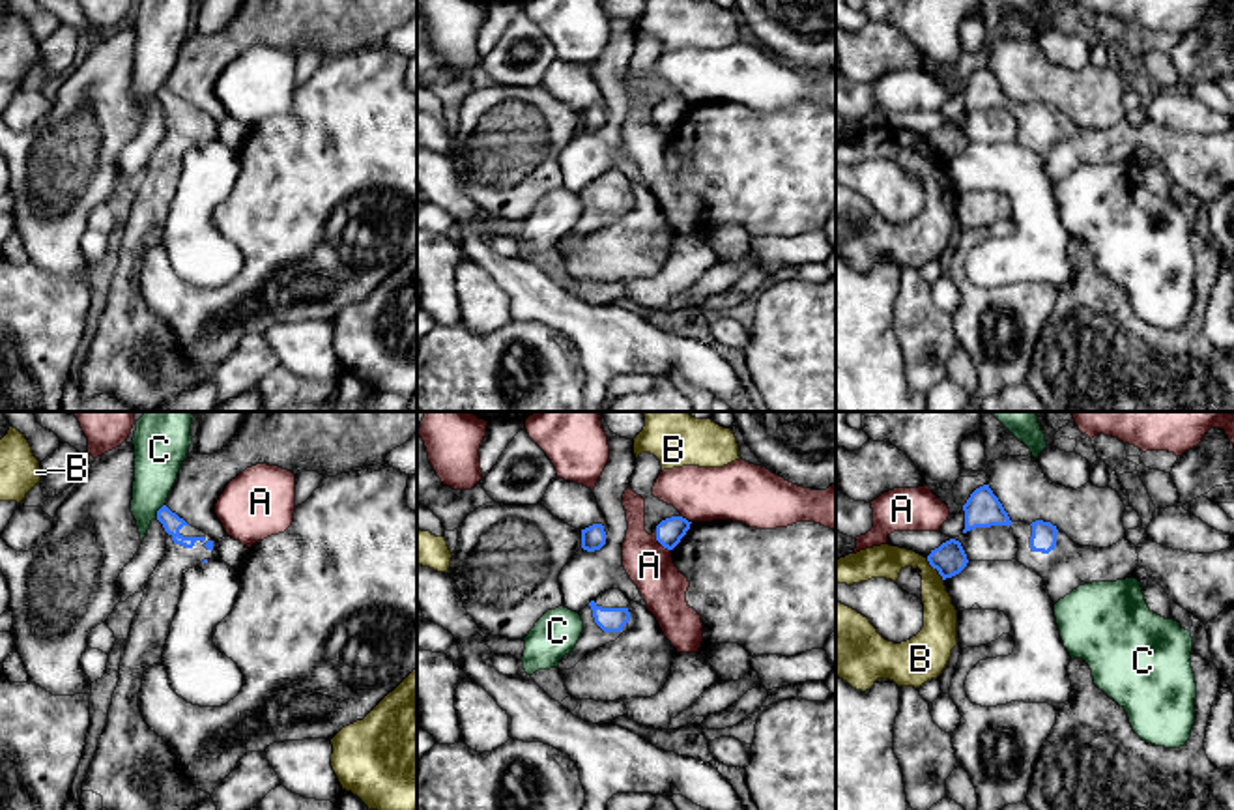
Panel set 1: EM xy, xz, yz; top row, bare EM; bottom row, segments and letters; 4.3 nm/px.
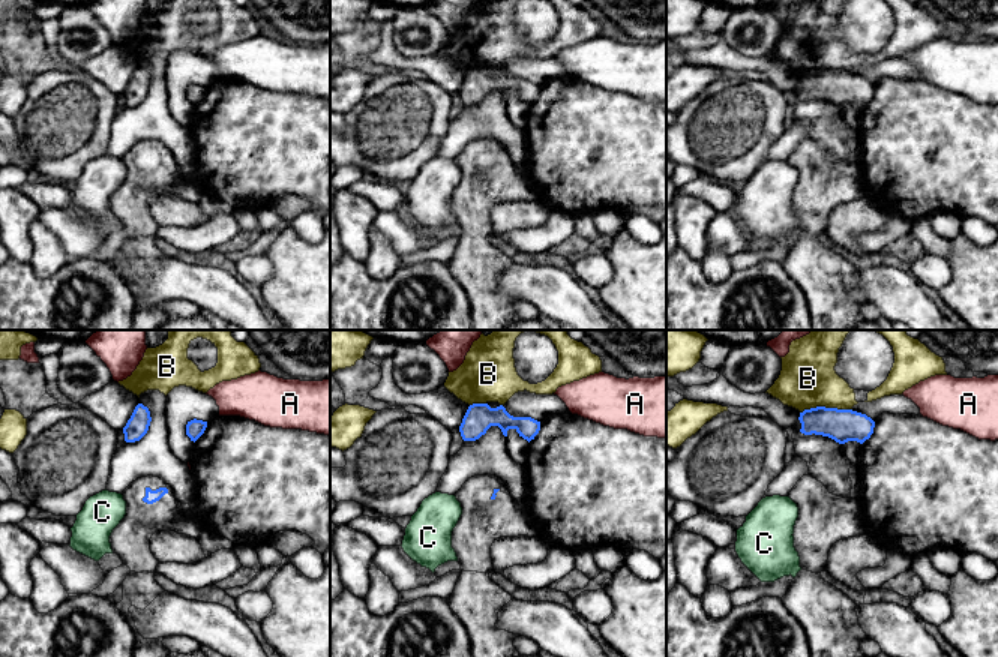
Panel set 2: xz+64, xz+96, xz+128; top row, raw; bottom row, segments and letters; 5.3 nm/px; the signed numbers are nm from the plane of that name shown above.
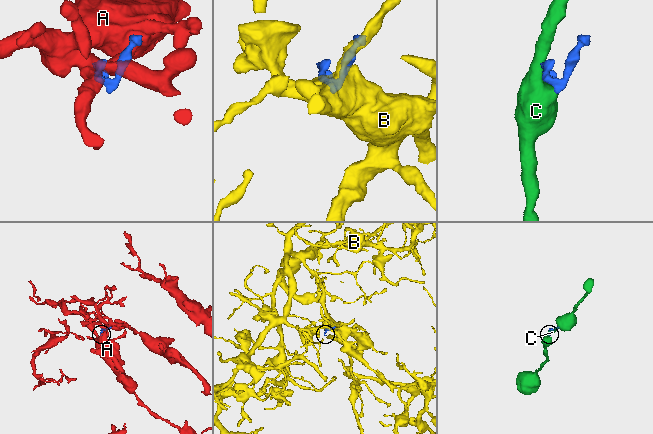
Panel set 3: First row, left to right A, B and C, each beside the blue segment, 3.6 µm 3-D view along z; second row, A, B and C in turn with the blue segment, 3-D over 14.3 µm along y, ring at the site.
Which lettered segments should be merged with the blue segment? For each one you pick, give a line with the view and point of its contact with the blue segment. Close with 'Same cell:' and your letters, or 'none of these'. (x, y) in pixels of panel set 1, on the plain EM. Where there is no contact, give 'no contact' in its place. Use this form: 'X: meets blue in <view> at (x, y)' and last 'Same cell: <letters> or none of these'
Same cell: none of these

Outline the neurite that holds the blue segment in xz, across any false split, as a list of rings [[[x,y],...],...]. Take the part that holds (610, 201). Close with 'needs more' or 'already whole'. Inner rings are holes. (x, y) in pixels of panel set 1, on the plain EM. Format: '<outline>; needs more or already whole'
[[[608,170],[591,181],[581,193],[583,213],[567,241],[559,241],[559,253],[574,249],[595,230],[615,223],[628,211],[630,180],[621,170]]]; needs more

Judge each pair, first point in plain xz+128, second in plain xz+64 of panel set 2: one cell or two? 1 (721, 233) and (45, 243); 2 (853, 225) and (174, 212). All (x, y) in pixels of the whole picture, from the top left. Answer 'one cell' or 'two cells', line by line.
1: two cells
2: one cell

